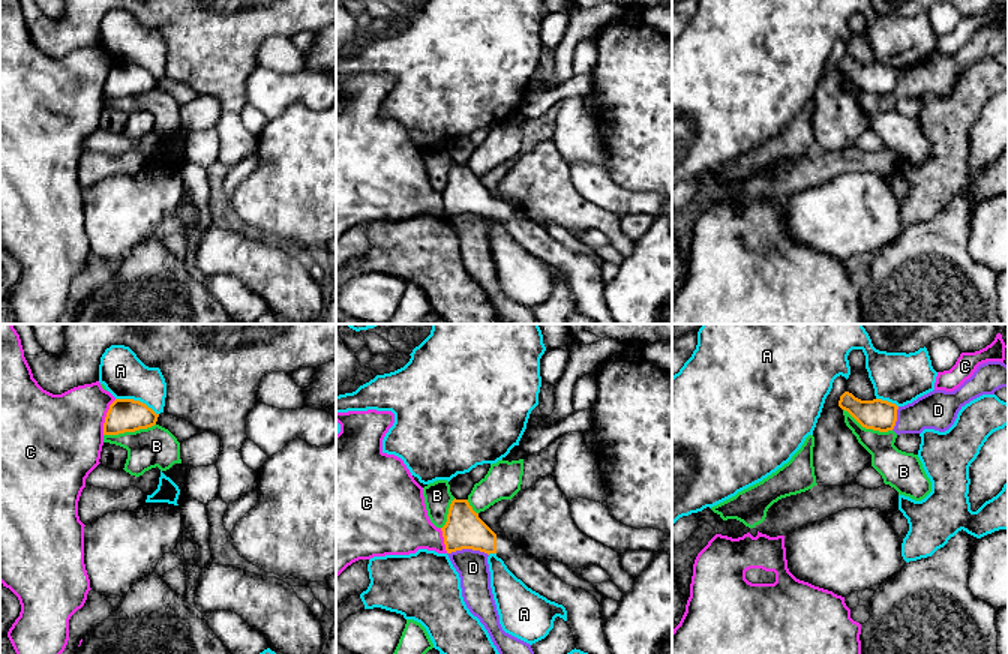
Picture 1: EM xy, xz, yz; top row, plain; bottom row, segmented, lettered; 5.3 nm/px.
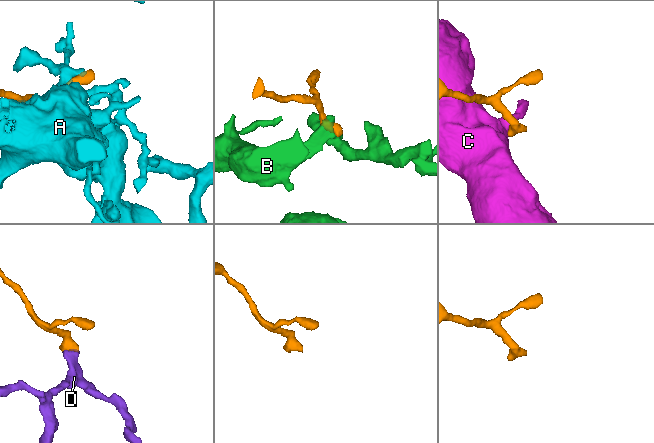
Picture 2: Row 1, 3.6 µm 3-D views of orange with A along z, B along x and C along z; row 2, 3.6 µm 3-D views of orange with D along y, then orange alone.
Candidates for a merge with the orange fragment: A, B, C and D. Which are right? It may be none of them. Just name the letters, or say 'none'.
none

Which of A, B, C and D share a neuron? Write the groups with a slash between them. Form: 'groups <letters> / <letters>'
groups A / B D / C

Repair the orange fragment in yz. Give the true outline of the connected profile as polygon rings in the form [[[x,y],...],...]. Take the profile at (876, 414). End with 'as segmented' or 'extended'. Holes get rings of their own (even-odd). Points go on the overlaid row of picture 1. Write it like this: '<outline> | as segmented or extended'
[[[844,392],[840,396],[838,406],[848,411],[866,429],[888,432],[894,429],[897,422],[898,406],[888,400],[861,400]]] | as segmented

